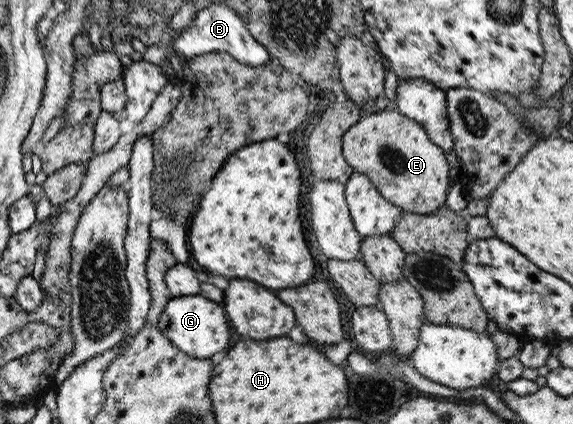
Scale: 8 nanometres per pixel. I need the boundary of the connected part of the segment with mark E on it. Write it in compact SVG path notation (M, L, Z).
M393 104L383 110L365 113L353 126L347 128L341 137L342 157L353 171L364 174L379 194L391 202L400 211L411 214L433 214L445 202L449 180L447 170L450 167L447 155L431 142L422 126L398 113Z

